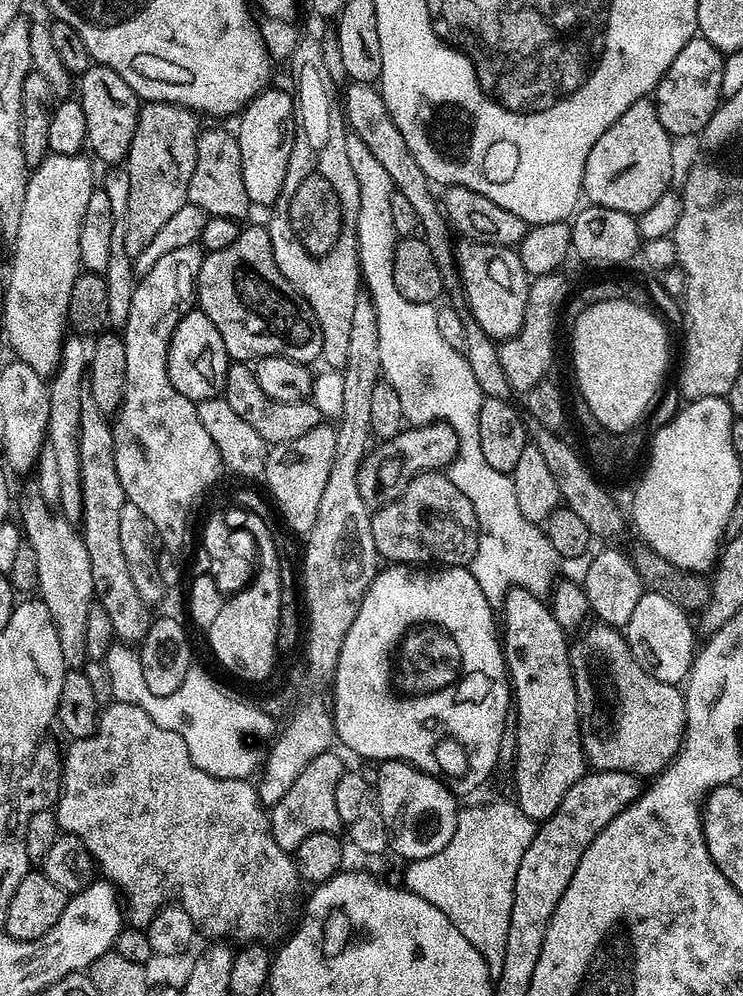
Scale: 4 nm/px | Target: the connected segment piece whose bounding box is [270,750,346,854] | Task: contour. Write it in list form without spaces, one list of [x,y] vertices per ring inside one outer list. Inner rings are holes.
[[[329,750],[314,757],[298,774],[298,778],[294,779],[290,790],[286,790],[281,800],[270,808],[274,842],[278,842],[278,846],[282,846],[284,852],[295,853],[296,848],[302,846],[304,839],[310,838],[310,834],[341,831],[342,825],[334,803],[334,786],[337,785],[341,774],[346,771],[346,764],[343,764],[334,753],[335,751]]]

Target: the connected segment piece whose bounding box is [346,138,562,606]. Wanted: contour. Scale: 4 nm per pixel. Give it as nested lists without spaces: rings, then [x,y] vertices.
[[[350,138],[346,142],[346,158],[350,158],[350,170],[354,170],[354,178],[358,180],[360,197],[358,198],[358,214],[356,215],[356,249],[360,263],[360,275],[366,285],[366,291],[372,297],[372,305],[378,318],[378,354],[383,379],[394,390],[398,390],[398,398],[402,398],[404,419],[409,425],[448,424],[456,432],[456,454],[446,469],[446,475],[462,494],[474,506],[474,514],[478,518],[480,537],[478,550],[474,554],[470,571],[474,582],[482,586],[482,594],[486,594],[486,602],[494,606],[503,605],[504,596],[511,588],[525,588],[535,596],[544,598],[551,593],[552,585],[557,579],[556,567],[562,564],[554,546],[550,546],[547,536],[537,525],[522,518],[522,510],[518,510],[518,502],[514,498],[514,482],[506,472],[494,470],[494,466],[486,463],[482,454],[482,445],[478,439],[478,414],[482,410],[485,394],[474,379],[474,372],[466,362],[463,351],[457,350],[442,338],[438,331],[436,308],[431,304],[410,302],[410,298],[402,298],[398,294],[398,286],[394,286],[394,250],[397,234],[394,230],[394,213],[390,211],[390,198],[393,194],[392,179],[386,169],[370,154],[366,142]]]

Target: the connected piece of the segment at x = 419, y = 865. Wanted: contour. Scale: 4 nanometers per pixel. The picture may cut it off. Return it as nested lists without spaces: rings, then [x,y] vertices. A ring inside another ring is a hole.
[[[500,800],[485,808],[460,812],[454,838],[438,854],[411,861],[404,872],[403,887],[438,906],[458,931],[482,954],[493,977],[502,974],[506,954],[506,934],[510,930],[510,910],[514,906],[514,878],[526,846],[534,838],[537,821],[526,818],[514,802]]]

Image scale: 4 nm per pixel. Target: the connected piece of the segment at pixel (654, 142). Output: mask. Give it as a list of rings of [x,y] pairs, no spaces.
[[[645,98],[634,102],[616,121],[610,125],[594,142],[590,154],[586,158],[584,171],[583,195],[588,204],[606,206],[610,210],[622,210],[626,214],[639,217],[640,213],[650,210],[664,192],[669,191],[672,180],[672,144],[673,137],[658,122],[658,110],[651,99]]]

